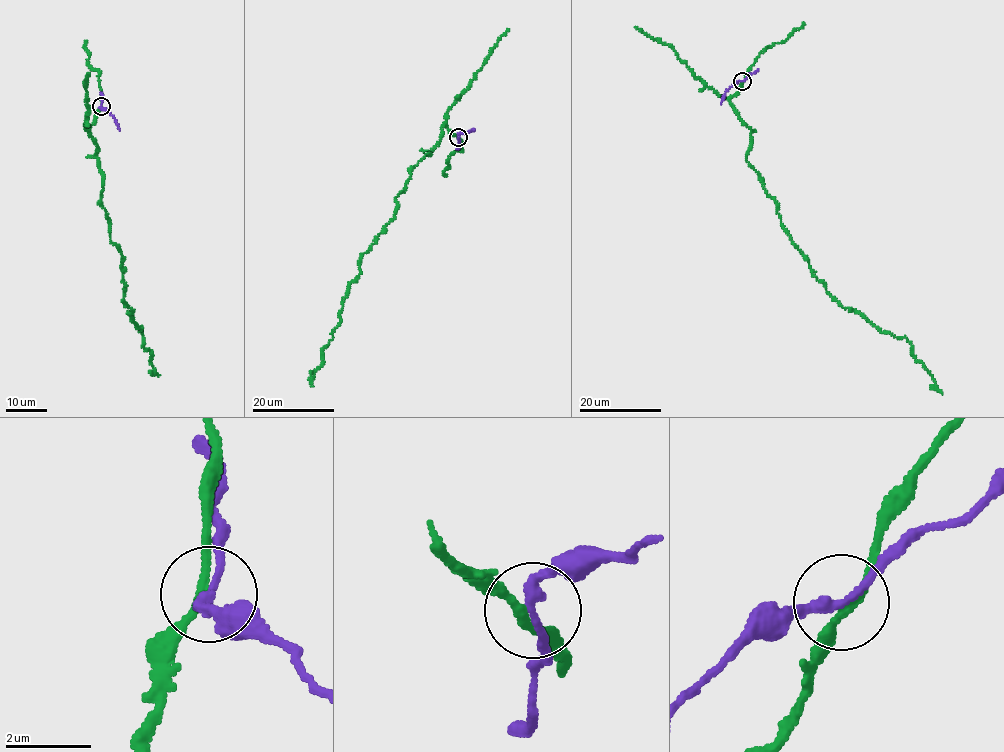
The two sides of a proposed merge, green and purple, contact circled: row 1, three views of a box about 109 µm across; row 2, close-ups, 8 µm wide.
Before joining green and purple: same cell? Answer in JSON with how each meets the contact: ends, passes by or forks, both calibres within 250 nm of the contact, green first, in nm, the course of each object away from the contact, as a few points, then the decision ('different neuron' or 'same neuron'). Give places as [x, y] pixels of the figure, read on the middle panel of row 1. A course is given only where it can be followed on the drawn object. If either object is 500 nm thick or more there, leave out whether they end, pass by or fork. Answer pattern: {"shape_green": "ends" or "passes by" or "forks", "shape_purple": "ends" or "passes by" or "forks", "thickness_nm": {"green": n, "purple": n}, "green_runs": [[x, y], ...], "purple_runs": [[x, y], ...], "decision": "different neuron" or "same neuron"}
{"shape_green": "passes by", "shape_purple": "passes by", "thickness_nm": {"green": 200, "purple": 200}, "green_runs": [[458, 137], [442, 124], [437, 144], [412, 167], [393, 218], [362, 255], [312, 385]], "purple_runs": [[458, 137], [460, 134], [473, 130]], "decision": "different neuron"}

